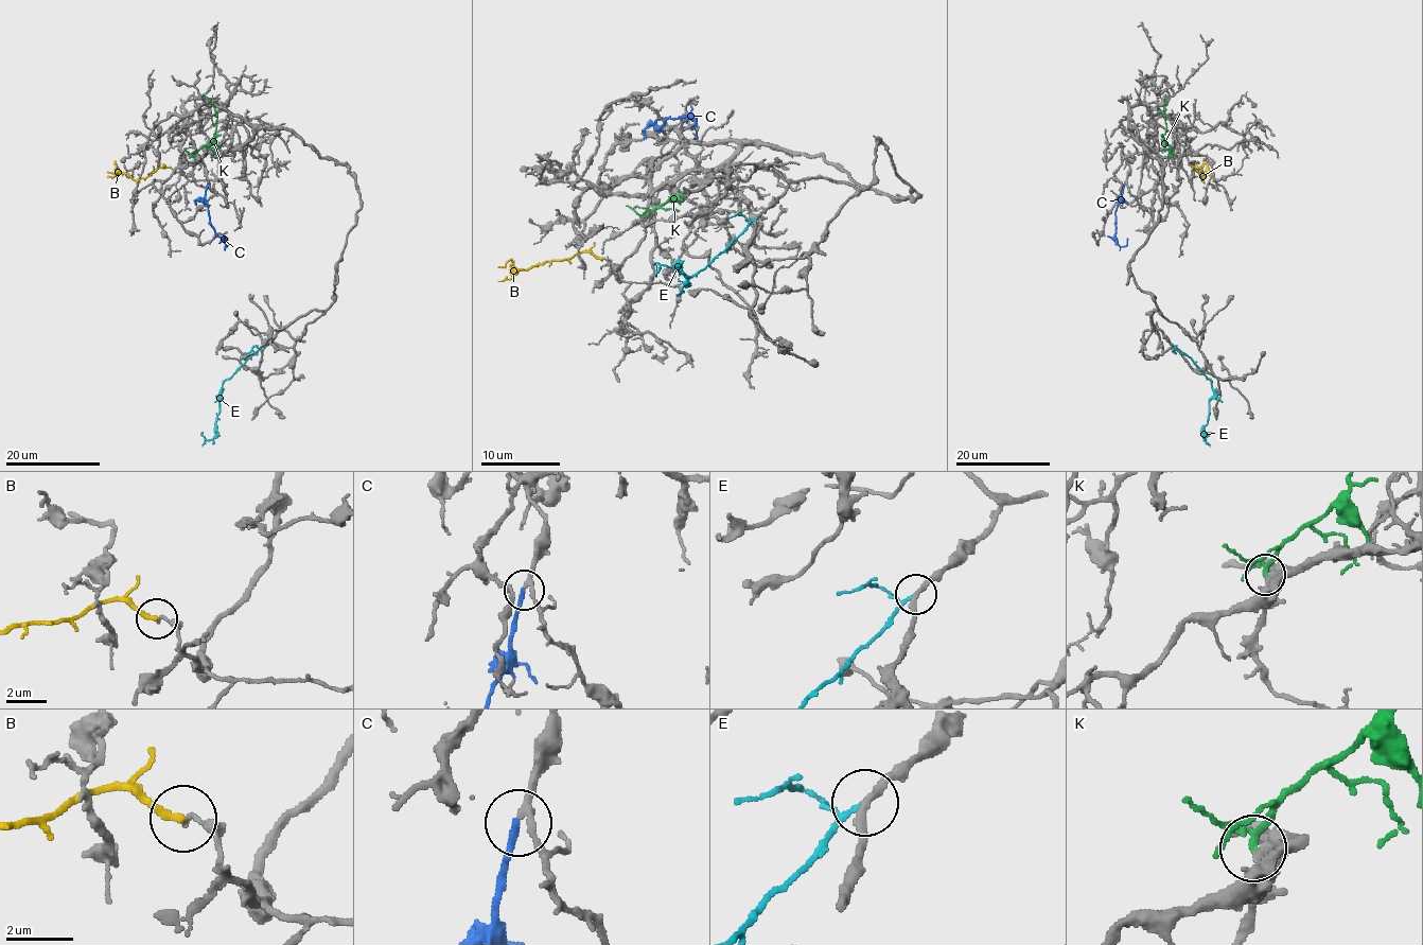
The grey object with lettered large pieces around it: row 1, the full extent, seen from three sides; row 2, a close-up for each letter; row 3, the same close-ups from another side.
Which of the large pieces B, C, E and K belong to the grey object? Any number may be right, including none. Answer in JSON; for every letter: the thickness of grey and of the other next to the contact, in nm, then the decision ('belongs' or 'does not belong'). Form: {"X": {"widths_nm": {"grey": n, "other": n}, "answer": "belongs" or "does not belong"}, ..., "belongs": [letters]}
{"B": {"widths_nm": {"grey": 110, "other": 220}, "answer": "does not belong"}, "C": {"widths_nm": {"grey": 200, "other": 220}, "answer": "belongs"}, "E": {"widths_nm": {"grey": 240, "other": 120}, "answer": "does not belong"}, "K": {"widths_nm": {"grey": 360, "other": 160}, "answer": "does not belong"}, "belongs": ["C"]}

